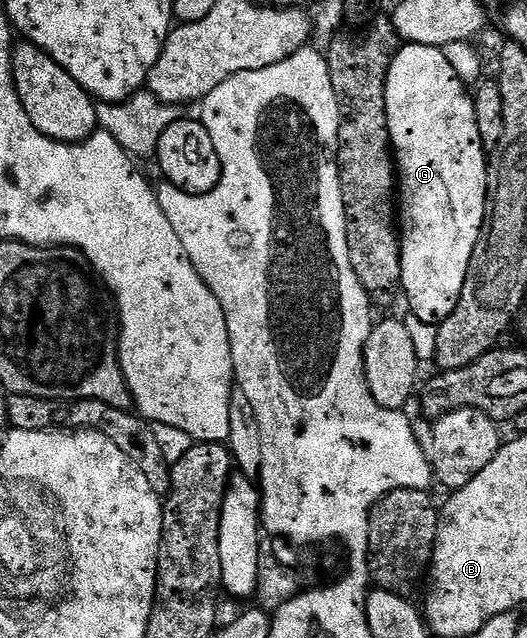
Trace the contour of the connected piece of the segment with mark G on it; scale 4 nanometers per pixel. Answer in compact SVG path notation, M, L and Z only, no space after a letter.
M404 44L392 58L390 72L386 76L386 116L388 131L392 141L394 165L398 171L398 222L402 227L400 244L400 263L402 264L402 294L408 297L411 317L422 320L422 324L439 327L454 312L458 304L458 296L462 296L462 284L466 284L466 272L470 268L470 256L474 256L474 248L480 239L480 230L484 227L484 216L488 209L488 160L482 144L482 136L478 136L478 124L474 120L474 104L469 87L458 80L454 68L450 68L450 60L446 60L443 49L438 46L422 44Z

